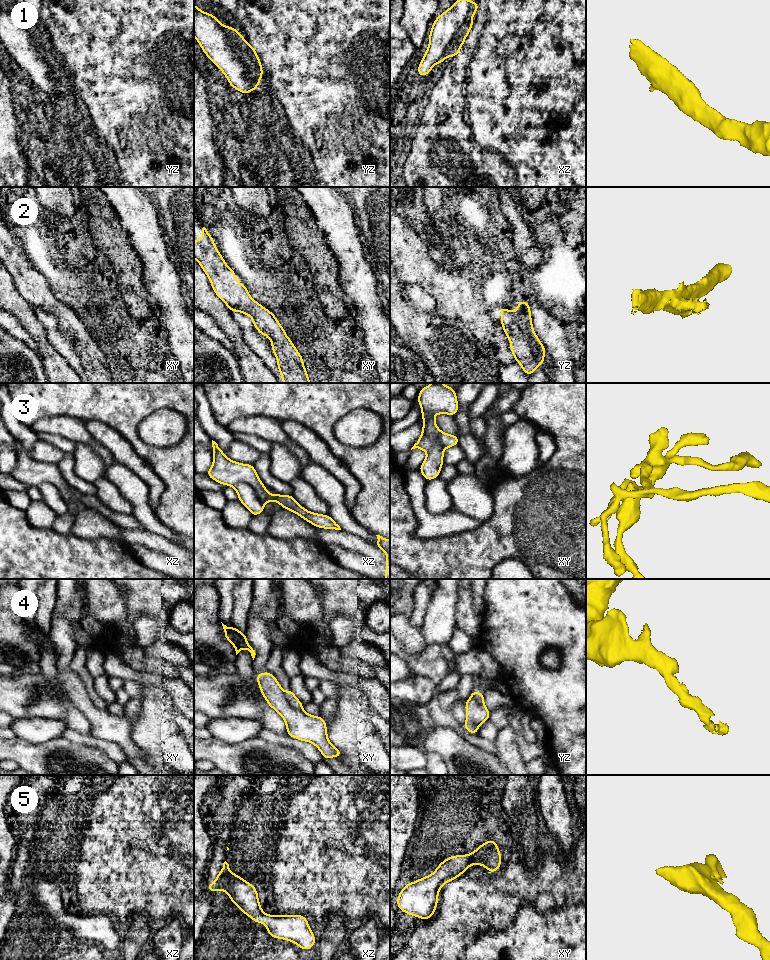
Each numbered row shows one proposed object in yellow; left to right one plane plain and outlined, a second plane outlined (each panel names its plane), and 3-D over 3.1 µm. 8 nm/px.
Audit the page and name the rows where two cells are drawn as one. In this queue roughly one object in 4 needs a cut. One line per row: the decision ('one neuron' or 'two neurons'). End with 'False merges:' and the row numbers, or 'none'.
1: one neuron
2: one neuron
3: two neurons
4: two neurons
5: one neuron
False merges: 3, 4

